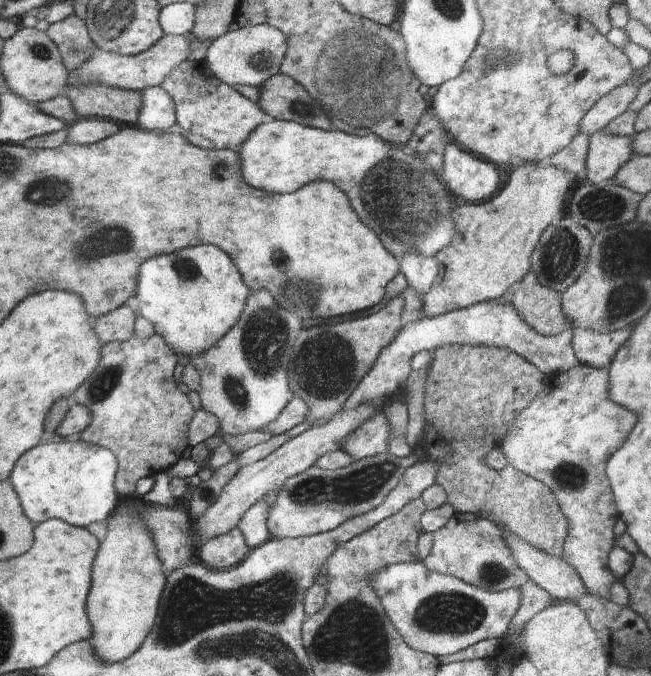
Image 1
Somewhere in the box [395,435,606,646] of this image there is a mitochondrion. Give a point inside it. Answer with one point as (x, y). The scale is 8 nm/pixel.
(449, 613)

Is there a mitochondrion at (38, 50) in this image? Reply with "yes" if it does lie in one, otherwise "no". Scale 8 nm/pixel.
yes

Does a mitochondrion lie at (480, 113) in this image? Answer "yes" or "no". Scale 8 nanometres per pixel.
no

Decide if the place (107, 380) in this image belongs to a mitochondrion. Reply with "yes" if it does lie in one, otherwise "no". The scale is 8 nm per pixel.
yes

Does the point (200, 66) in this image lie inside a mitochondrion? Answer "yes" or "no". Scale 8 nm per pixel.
no

